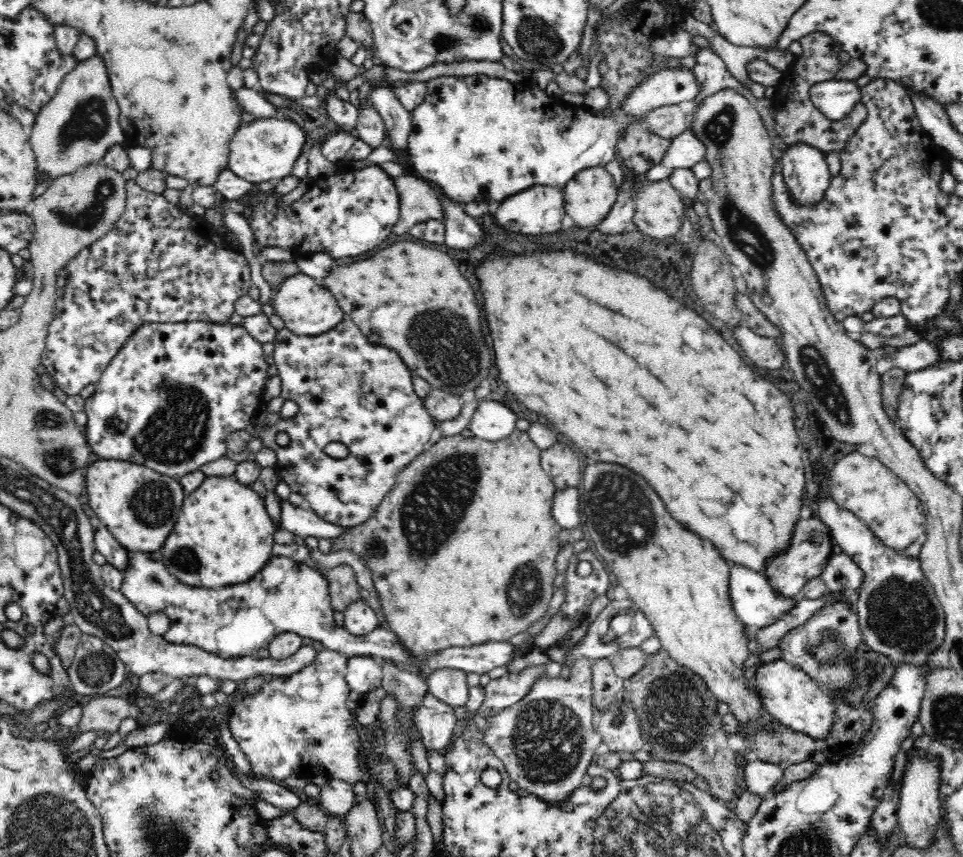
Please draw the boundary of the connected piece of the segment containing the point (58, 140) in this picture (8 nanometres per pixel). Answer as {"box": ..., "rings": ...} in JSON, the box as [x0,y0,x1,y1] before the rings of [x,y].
{"box":[28,55,124,185],"rings":[[[94,55],[79,61],[60,82],[56,94],[38,112],[28,140],[36,157],[36,185],[49,184],[58,177],[71,175],[95,165],[108,149],[124,142],[120,109],[112,94],[102,58]]]}

